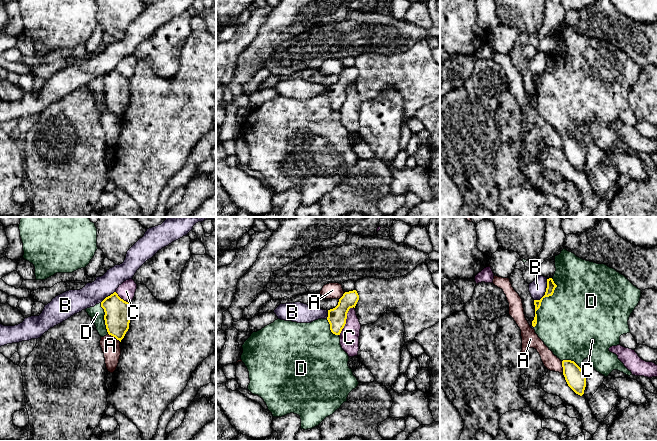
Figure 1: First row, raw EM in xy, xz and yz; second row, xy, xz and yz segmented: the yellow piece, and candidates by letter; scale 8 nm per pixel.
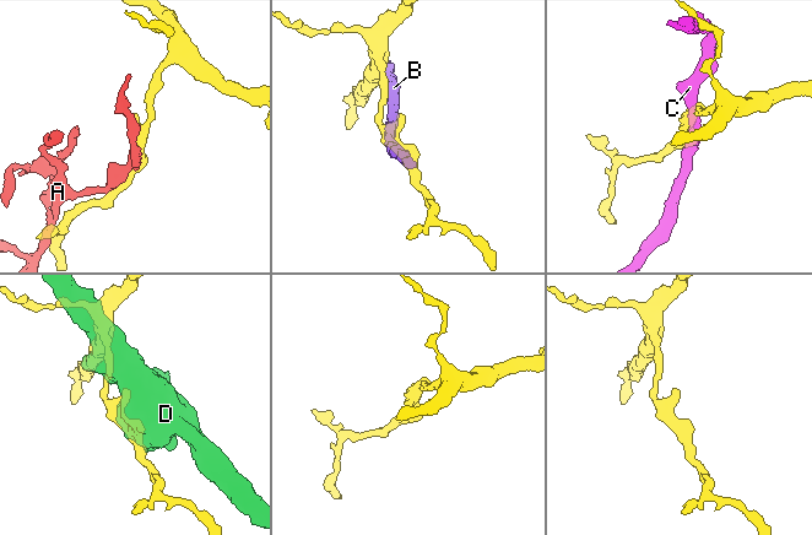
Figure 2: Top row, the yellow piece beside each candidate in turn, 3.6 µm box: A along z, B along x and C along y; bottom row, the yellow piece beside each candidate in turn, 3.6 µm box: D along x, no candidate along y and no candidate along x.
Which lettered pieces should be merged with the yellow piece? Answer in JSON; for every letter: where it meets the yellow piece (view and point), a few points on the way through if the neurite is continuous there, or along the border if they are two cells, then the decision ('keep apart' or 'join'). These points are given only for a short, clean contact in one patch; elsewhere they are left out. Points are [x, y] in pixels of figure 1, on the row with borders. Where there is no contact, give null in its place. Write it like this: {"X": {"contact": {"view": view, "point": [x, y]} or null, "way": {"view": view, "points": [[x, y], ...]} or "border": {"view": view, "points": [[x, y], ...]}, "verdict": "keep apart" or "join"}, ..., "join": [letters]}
{"A": {"contact": {"view": "xy", "point": [114, 336]}, "verdict": "keep apart"}, "B": {"contact": {"view": "yz", "point": [545, 292]}, "border": {"view": "yz", "points": [[547, 279], [545, 293], [539, 299], [534, 300]]}, "verdict": "keep apart"}, "C": {"contact": {"view": "xz", "point": [345, 320]}, "verdict": "keep apart"}, "D": {"contact": {"view": "yz", "point": [541, 301]}, "verdict": "keep apart"}, "join": []}

